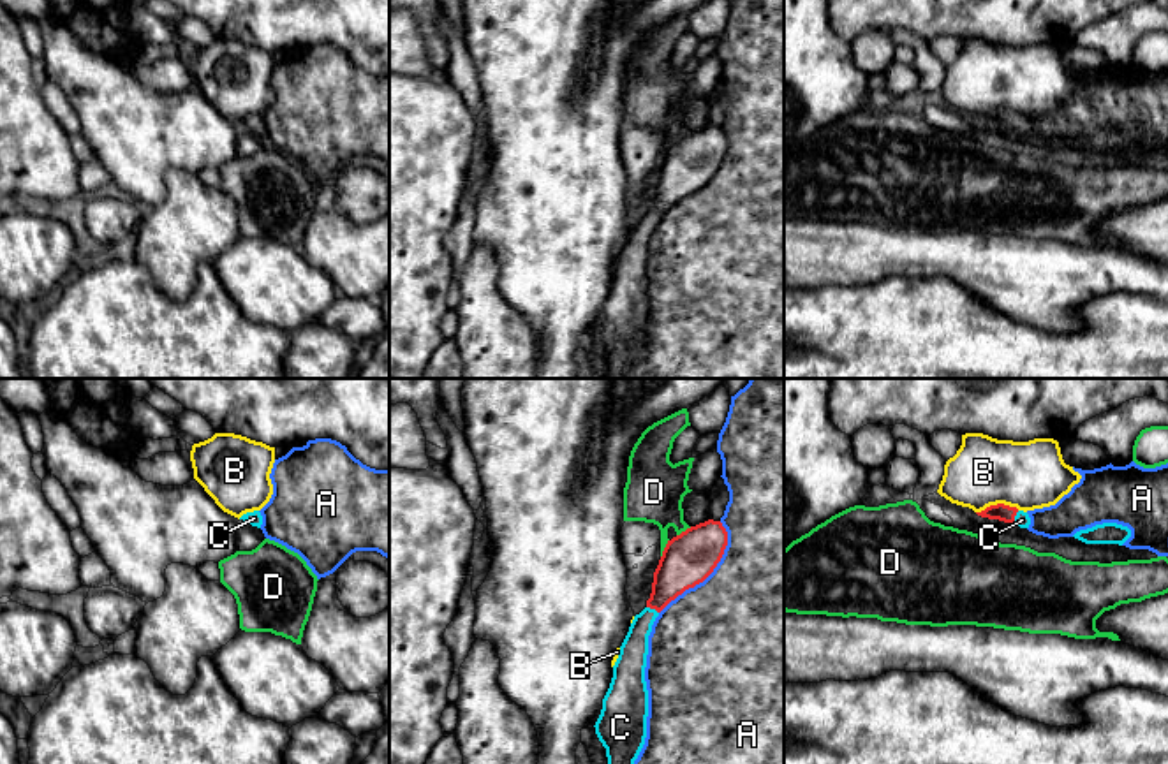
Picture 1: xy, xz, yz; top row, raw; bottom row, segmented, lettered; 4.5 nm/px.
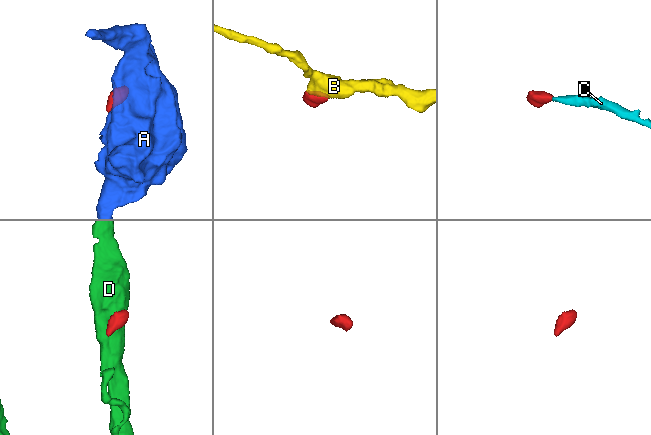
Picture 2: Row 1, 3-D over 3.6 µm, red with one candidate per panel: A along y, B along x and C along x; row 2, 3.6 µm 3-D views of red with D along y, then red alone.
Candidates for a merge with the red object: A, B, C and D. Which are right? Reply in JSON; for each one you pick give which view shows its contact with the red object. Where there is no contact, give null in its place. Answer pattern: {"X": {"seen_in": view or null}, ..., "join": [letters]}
{"C": {"seen_in": "yz"}, "join": ["C"]}

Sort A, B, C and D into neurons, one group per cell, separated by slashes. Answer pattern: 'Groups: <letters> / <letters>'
Groups: A / B / C / D

